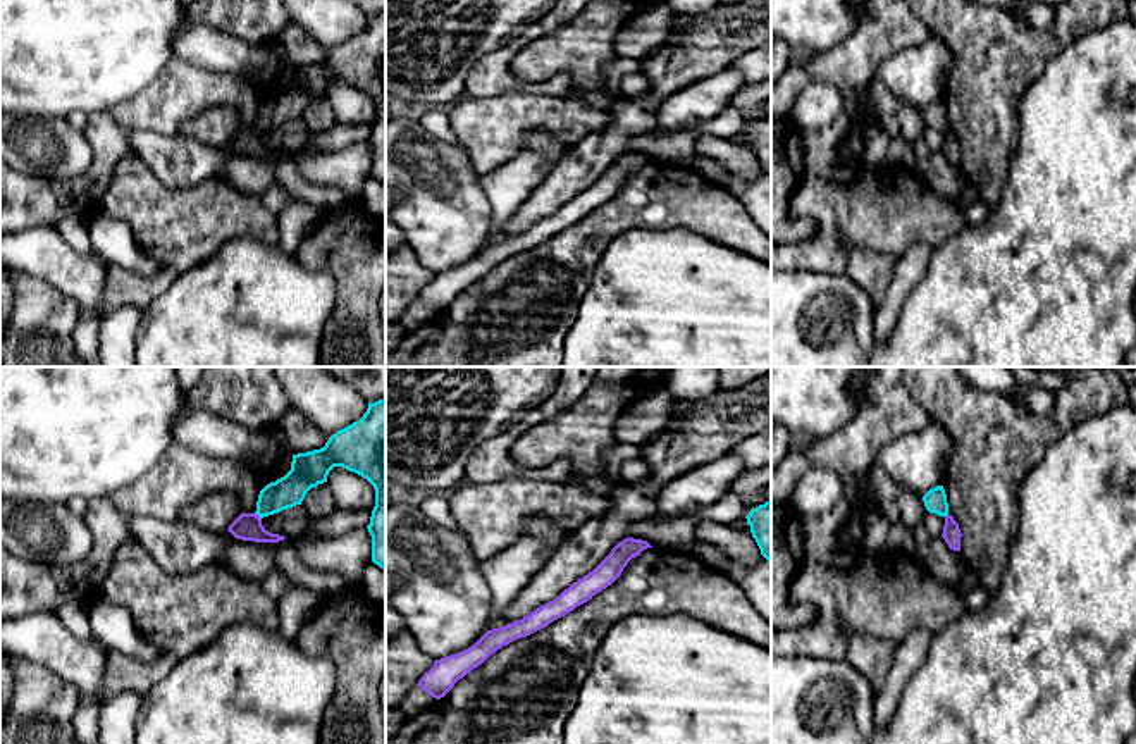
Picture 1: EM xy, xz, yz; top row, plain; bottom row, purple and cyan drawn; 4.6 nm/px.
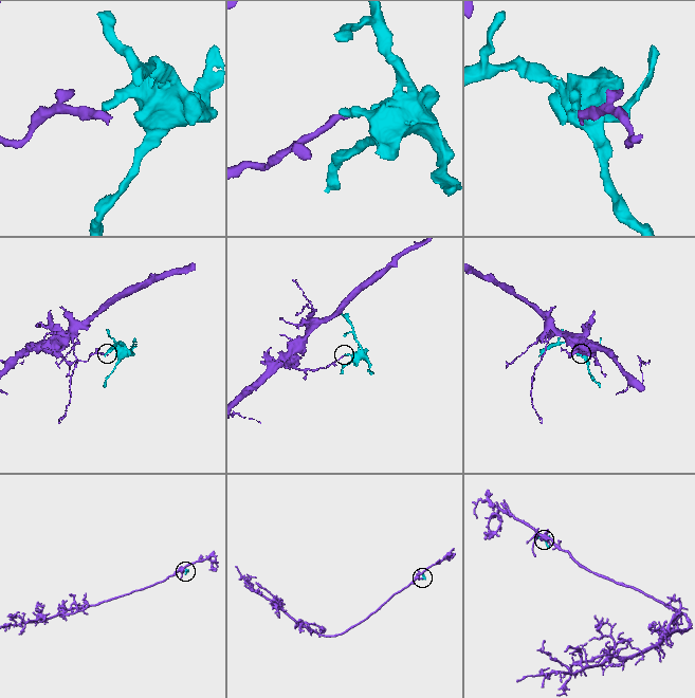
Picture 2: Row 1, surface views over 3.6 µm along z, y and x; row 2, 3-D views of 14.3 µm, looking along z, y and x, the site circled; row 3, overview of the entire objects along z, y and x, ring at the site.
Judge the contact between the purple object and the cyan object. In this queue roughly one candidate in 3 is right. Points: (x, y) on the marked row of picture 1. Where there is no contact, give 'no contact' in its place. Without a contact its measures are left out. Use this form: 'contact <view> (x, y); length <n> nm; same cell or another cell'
contact xy (257, 515); length 50 nm; another cell

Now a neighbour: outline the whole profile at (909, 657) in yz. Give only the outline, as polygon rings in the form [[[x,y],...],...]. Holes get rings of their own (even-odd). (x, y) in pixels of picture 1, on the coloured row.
[[[926,629],[912,630],[898,642],[892,670],[880,692],[874,694],[874,723],[885,728],[895,713],[898,698],[911,677],[923,666],[933,634]]]

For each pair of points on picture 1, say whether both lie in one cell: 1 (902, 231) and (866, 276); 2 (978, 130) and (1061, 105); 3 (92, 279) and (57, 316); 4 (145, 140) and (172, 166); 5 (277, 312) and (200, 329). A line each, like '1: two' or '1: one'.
1: two
2: two
3: two
4: one
5: one

